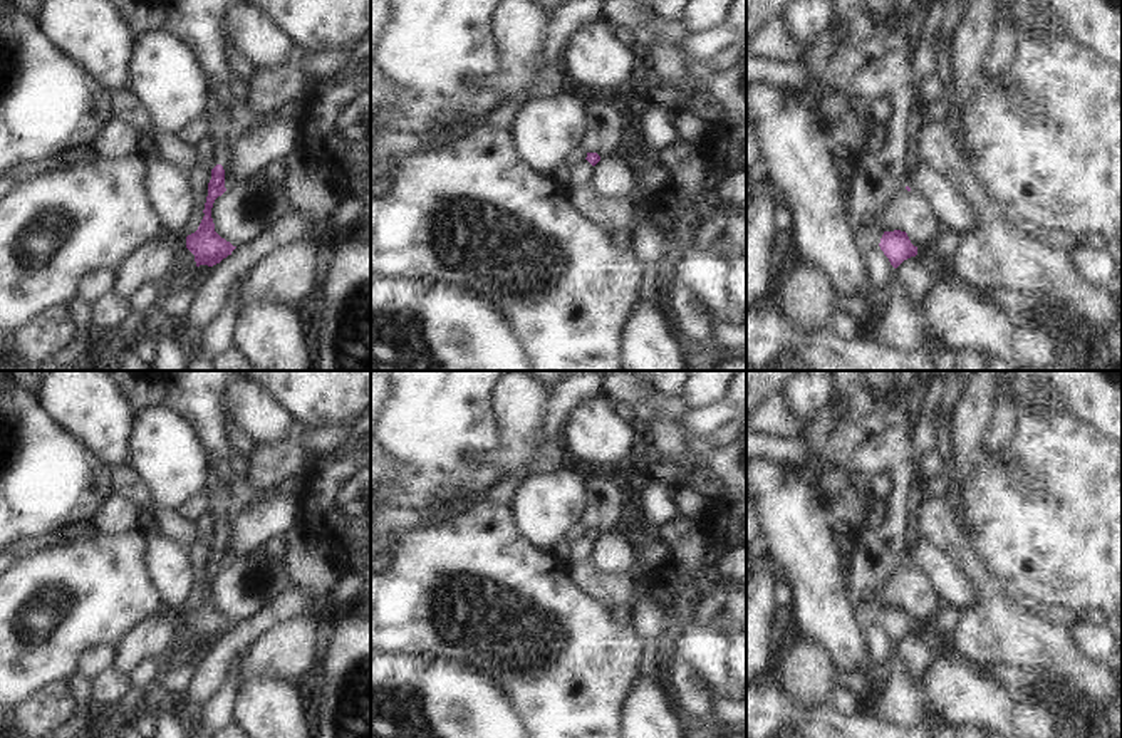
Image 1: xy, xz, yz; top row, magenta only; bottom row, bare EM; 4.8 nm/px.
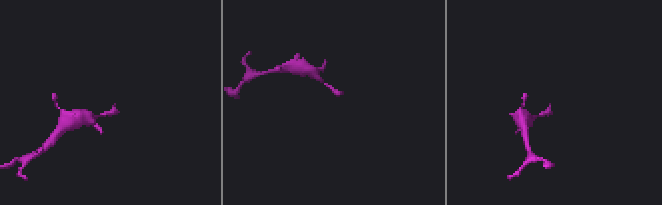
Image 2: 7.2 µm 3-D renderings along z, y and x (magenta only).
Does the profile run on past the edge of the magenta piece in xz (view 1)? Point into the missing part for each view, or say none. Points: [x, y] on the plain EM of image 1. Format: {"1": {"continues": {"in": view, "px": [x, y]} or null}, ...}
{"1": {"continues": null}}

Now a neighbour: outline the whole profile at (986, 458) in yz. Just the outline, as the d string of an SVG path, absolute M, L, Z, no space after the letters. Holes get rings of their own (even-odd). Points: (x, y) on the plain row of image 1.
M979 450L976 453L976 466L978 465L986 468L1006 468L1011 471L1016 488L1025 496L1033 491L1033 481L1028 478L1021 461L1006 461L998 455L998 451Z

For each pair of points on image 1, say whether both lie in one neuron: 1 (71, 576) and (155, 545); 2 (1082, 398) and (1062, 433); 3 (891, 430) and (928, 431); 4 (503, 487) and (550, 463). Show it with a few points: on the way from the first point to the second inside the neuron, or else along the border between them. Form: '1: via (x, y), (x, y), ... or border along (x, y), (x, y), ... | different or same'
1: border along (138, 527), (143, 534), (145, 569), (155, 587) | different
2: border along (1067, 411), (1096, 425), (1104, 433) | different
3: border along (911, 436), (911, 463), (914, 467) | different
4: via (515, 480), (539, 463) | same

